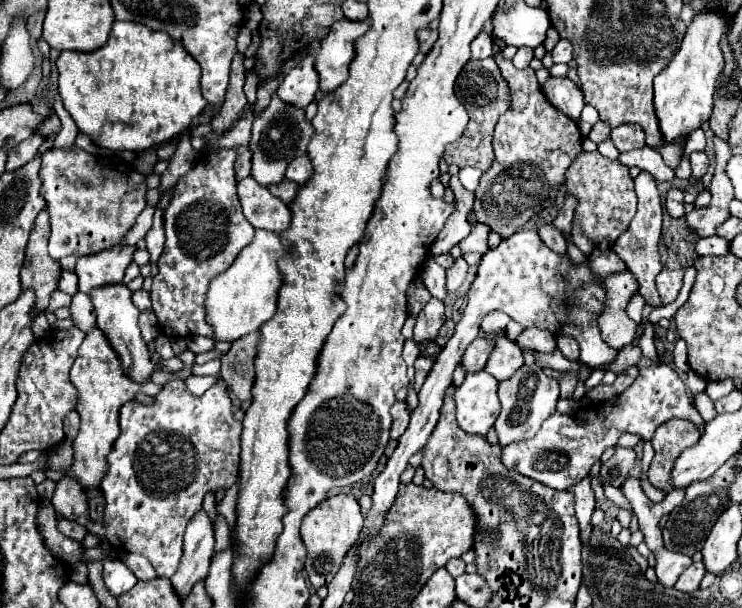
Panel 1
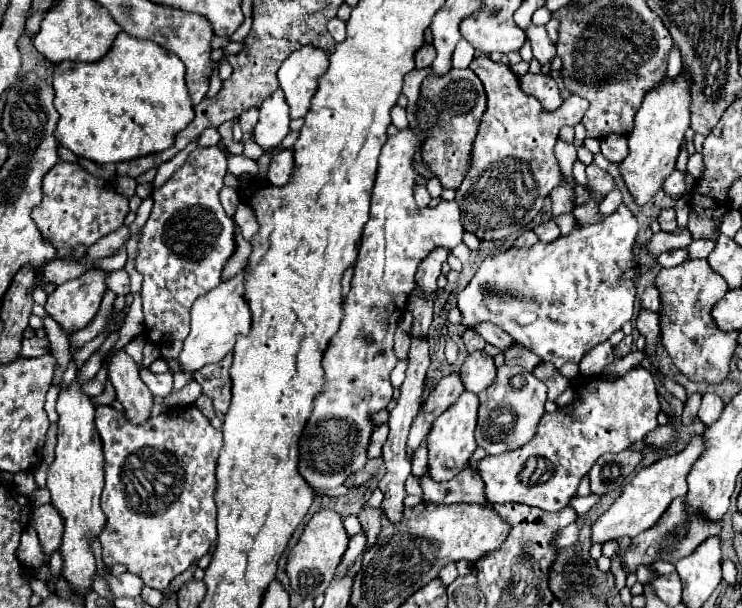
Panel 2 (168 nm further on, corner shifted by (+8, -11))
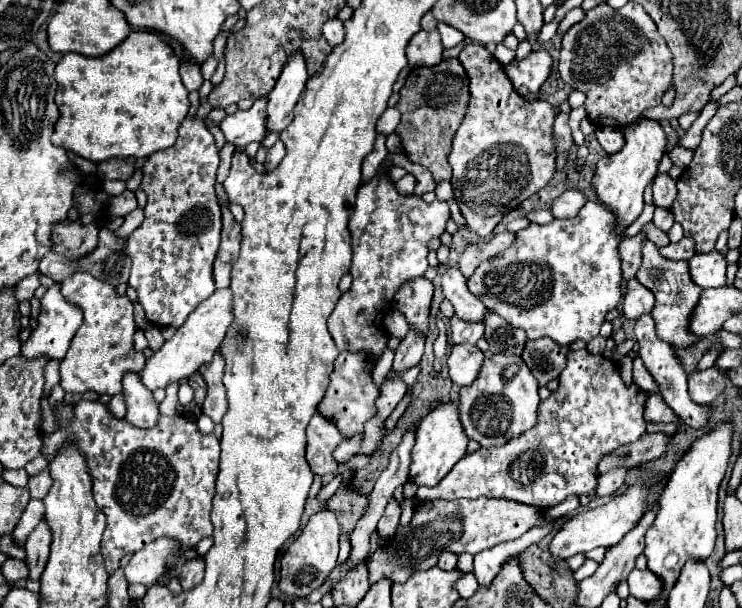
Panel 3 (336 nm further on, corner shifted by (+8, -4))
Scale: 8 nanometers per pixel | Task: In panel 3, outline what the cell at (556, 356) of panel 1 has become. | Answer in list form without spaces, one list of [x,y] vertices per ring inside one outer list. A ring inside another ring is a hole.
[[[488,310],[484,316],[484,338],[490,344],[492,354],[516,354],[520,356],[526,342],[526,332],[522,328],[512,328],[502,316]]]

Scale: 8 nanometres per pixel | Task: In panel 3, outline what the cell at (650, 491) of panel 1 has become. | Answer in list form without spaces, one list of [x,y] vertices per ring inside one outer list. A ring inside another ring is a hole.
[[[634,486],[634,488],[628,488],[622,496],[616,496],[612,498],[608,504],[604,506],[598,506],[598,508],[592,508],[592,510],[582,510],[578,514],[574,514],[568,522],[564,522],[564,526],[554,534],[548,550],[552,554],[552,558],[570,558],[574,554],[580,554],[580,552],[588,552],[592,548],[598,548],[598,546],[604,546],[604,548],[610,548],[614,544],[618,544],[626,532],[630,532],[638,520],[642,518],[644,510],[646,510],[646,496],[650,494],[648,488],[642,488],[642,486]]]

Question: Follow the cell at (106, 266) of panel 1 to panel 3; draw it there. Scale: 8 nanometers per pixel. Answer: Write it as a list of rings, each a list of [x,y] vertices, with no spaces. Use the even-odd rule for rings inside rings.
[[[54,284],[52,288],[48,288],[48,292],[42,296],[42,306],[40,306],[40,316],[38,316],[38,326],[32,328],[32,334],[30,338],[22,344],[22,352],[20,356],[24,358],[48,358],[48,360],[62,360],[68,352],[68,344],[72,342],[76,330],[80,328],[80,322],[82,322],[82,314],[80,314],[80,308],[68,304],[62,294],[60,294],[60,288],[58,284]]]

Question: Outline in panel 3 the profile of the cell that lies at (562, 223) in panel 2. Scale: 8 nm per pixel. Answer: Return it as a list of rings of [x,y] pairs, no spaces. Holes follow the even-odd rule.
[[[532,210],[532,212],[526,214],[526,218],[530,222],[534,222],[534,224],[548,224],[548,222],[554,220],[554,216],[552,216],[550,210]]]

